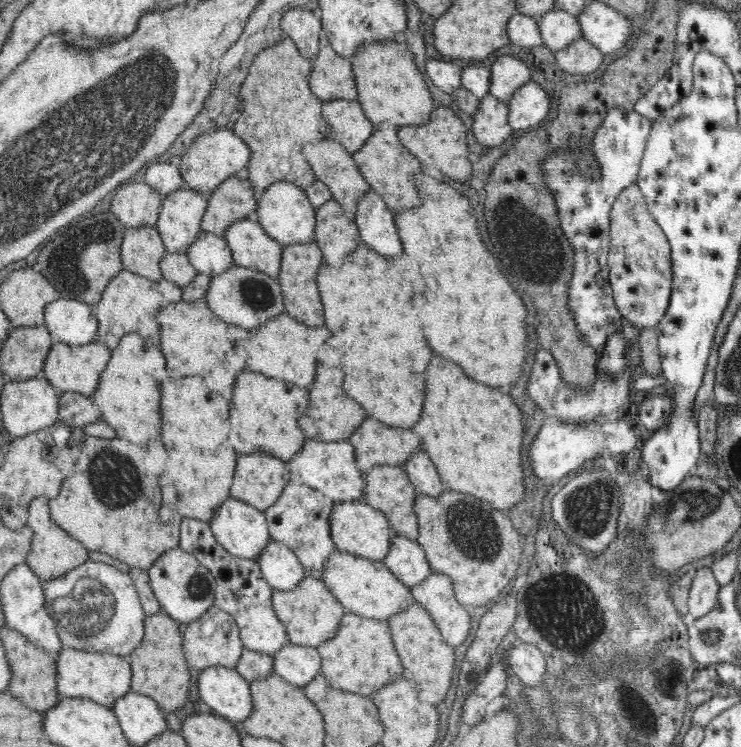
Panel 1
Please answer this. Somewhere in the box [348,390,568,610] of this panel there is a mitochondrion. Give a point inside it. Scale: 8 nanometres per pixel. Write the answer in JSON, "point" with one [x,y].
{"point":[470,531]}

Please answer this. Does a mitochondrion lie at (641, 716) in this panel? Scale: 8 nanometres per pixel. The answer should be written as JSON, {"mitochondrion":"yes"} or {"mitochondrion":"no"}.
{"mitochondrion":"yes"}

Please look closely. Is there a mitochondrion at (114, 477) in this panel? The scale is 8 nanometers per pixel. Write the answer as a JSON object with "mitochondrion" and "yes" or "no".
{"mitochondrion":"yes"}

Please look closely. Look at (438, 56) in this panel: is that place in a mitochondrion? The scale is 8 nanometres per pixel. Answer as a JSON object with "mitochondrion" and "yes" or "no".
{"mitochondrion":"no"}

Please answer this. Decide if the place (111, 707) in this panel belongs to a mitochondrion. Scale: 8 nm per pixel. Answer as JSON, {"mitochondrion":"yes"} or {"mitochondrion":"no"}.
{"mitochondrion":"no"}

